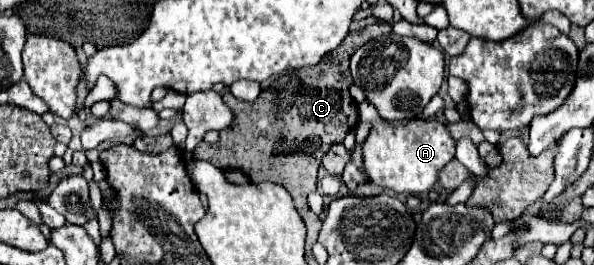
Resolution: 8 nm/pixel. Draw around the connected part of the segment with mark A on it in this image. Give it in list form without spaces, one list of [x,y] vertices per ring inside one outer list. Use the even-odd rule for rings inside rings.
[[[414,119],[400,129],[376,123],[364,141],[364,171],[372,183],[396,193],[424,193],[436,185],[440,169],[454,159],[454,151],[456,141],[440,121]]]

